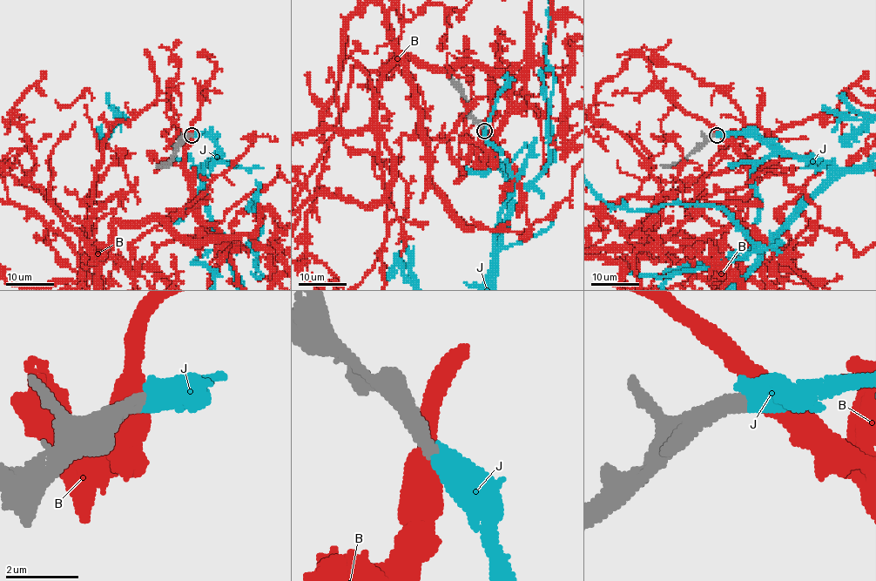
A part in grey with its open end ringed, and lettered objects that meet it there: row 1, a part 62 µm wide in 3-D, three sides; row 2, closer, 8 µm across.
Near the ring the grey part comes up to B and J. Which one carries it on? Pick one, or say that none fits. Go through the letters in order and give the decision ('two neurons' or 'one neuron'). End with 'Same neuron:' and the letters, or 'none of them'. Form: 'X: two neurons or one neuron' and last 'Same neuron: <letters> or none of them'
B: two neurons
J: one neuron
Same neuron: J

